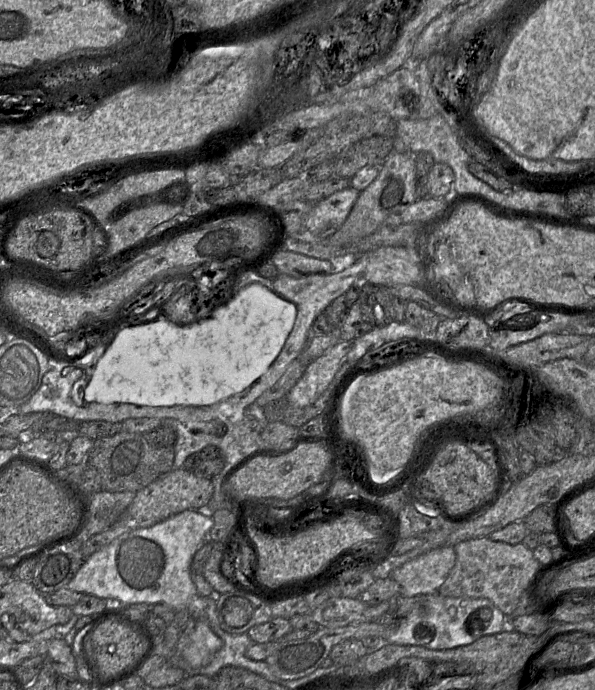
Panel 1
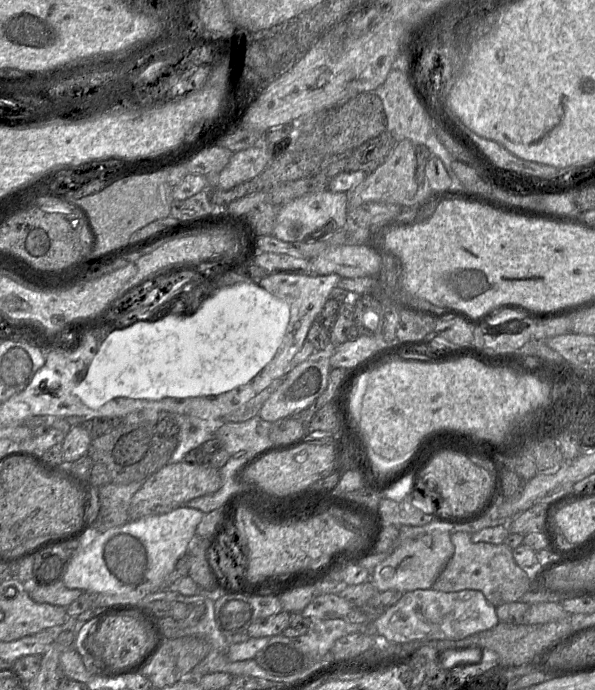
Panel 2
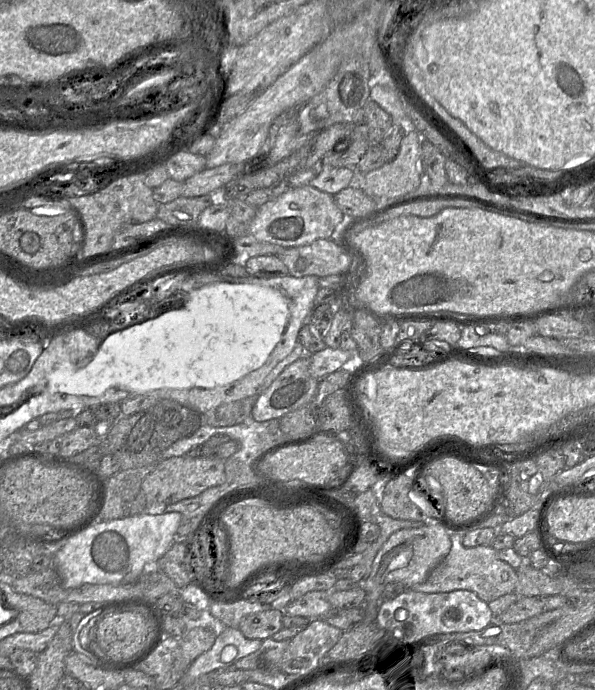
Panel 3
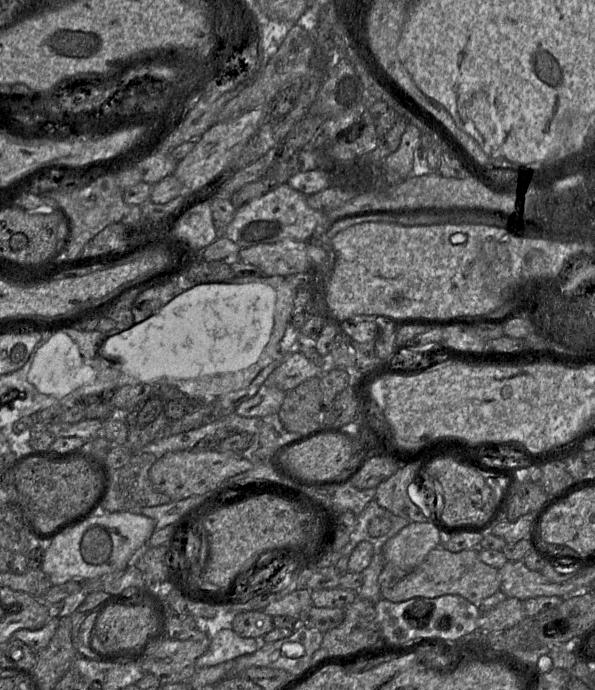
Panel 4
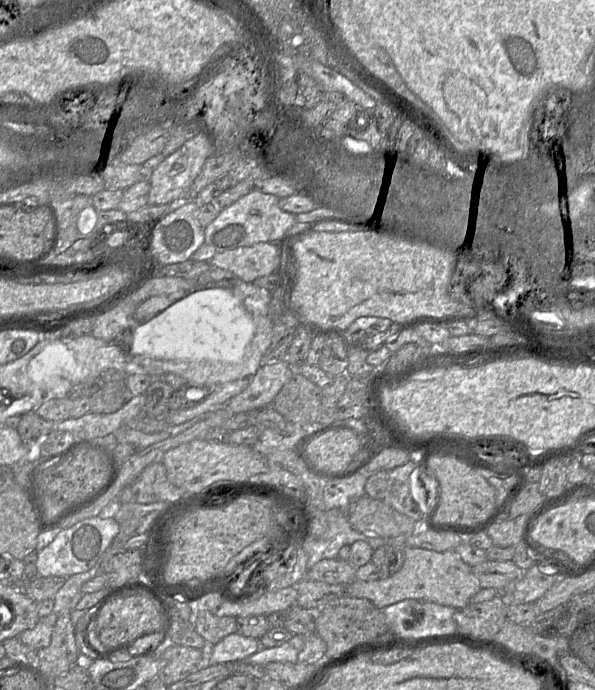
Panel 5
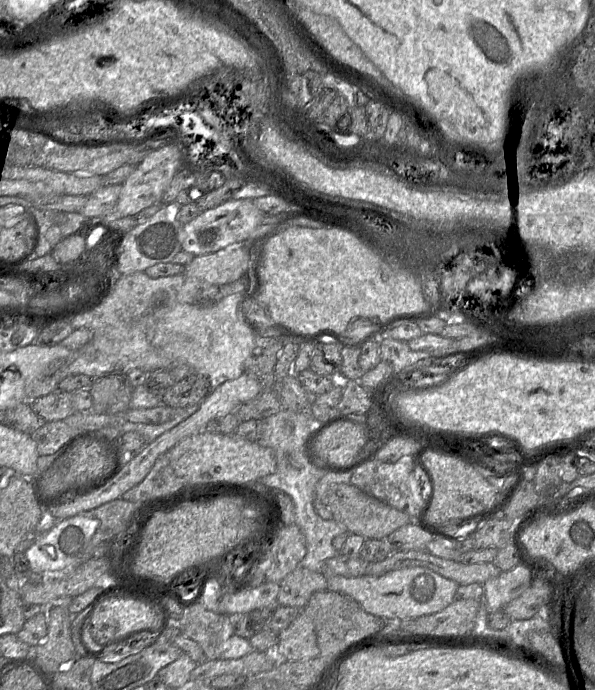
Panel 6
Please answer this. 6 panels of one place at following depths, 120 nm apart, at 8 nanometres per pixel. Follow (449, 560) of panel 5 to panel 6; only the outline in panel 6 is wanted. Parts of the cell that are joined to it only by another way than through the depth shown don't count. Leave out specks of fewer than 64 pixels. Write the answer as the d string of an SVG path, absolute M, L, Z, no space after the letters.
M407 567L380 576L327 576L327 590L349 596L362 609L383 619L416 619L439 612L455 600L459 584L424 567Z

